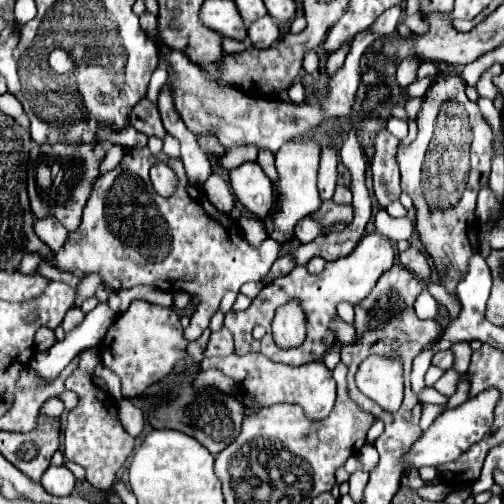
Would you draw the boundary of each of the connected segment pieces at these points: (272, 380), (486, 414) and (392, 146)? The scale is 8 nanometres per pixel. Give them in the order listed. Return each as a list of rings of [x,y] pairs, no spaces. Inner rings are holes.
[[[232,352],[230,356],[206,358],[202,362],[202,368],[204,366],[206,368],[218,368],[226,376],[232,376],[236,382],[240,382],[244,386],[244,390],[248,394],[252,394],[256,398],[256,406],[246,408],[246,414],[252,414],[262,406],[288,402],[288,404],[300,404],[304,408],[304,412],[308,414],[308,418],[320,420],[320,418],[328,416],[328,412],[332,410],[334,400],[336,400],[336,382],[332,378],[330,370],[324,366],[324,362],[310,362],[310,364],[304,364],[304,366],[290,368],[286,364],[276,364],[268,358],[264,358],[264,354],[248,352],[244,356],[238,356],[238,354]],[[238,370],[246,370],[246,372],[240,374]]]
[[[484,390],[482,394],[478,394],[472,400],[466,400],[464,404],[460,404],[458,408],[446,408],[434,422],[432,426],[422,434],[420,440],[416,440],[416,444],[412,444],[412,448],[402,456],[402,468],[404,470],[418,470],[422,466],[440,466],[446,462],[456,460],[462,452],[466,452],[472,444],[476,444],[492,426],[492,418],[494,418],[494,406],[498,400],[498,390]]]
[[[386,128],[376,134],[372,146],[372,174],[374,174],[374,194],[380,204],[390,204],[400,198],[400,170],[396,162],[400,140],[392,136]]]

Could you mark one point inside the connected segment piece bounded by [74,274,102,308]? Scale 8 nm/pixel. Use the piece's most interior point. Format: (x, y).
(86, 288)

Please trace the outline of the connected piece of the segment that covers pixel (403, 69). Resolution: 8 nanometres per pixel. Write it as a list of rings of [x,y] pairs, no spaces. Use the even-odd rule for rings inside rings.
[[[404,60],[404,62],[398,64],[398,68],[396,68],[396,82],[398,82],[400,88],[406,88],[408,84],[412,84],[416,80],[414,72],[416,72],[418,64],[420,64],[420,60]]]

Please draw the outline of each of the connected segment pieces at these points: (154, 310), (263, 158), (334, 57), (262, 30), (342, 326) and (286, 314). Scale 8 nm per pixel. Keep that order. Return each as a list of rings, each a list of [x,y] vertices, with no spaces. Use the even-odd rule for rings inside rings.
[[[136,300],[124,314],[116,318],[106,338],[98,346],[98,352],[102,364],[120,378],[122,394],[126,398],[136,398],[152,384],[164,380],[174,366],[188,356],[186,346],[188,340],[184,338],[182,324],[174,308],[162,308],[144,300]]]
[[[262,148],[258,154],[258,164],[262,166],[262,170],[266,172],[266,176],[270,180],[276,180],[276,168],[274,168],[274,154],[268,148]]]
[[[350,38],[340,50],[336,50],[334,54],[328,56],[328,62],[326,62],[326,70],[328,70],[328,74],[332,74],[334,70],[338,70],[338,68],[344,64],[344,58],[346,58],[348,52],[350,52],[350,42],[352,42],[352,38]]]
[[[268,14],[252,22],[248,28],[248,38],[252,40],[252,46],[256,48],[270,48],[278,40],[278,36],[280,36],[280,30]]]
[[[334,318],[334,322],[330,324],[336,342],[352,342],[354,340],[354,328],[350,324],[346,324],[342,318]]]
[[[290,302],[277,308],[272,321],[274,340],[282,348],[300,346],[306,336],[306,322],[304,312],[298,302]]]

